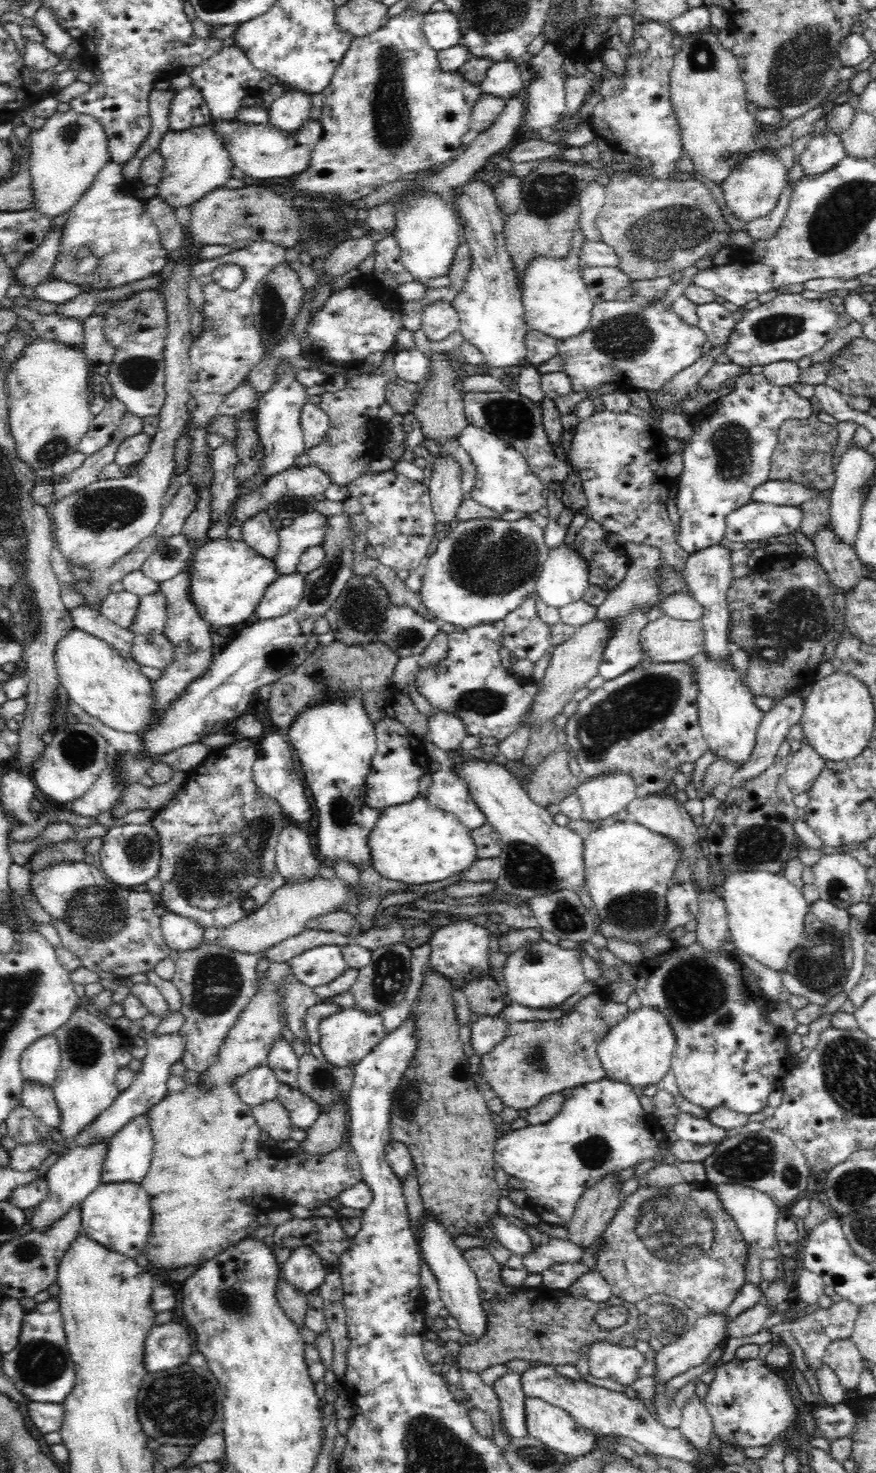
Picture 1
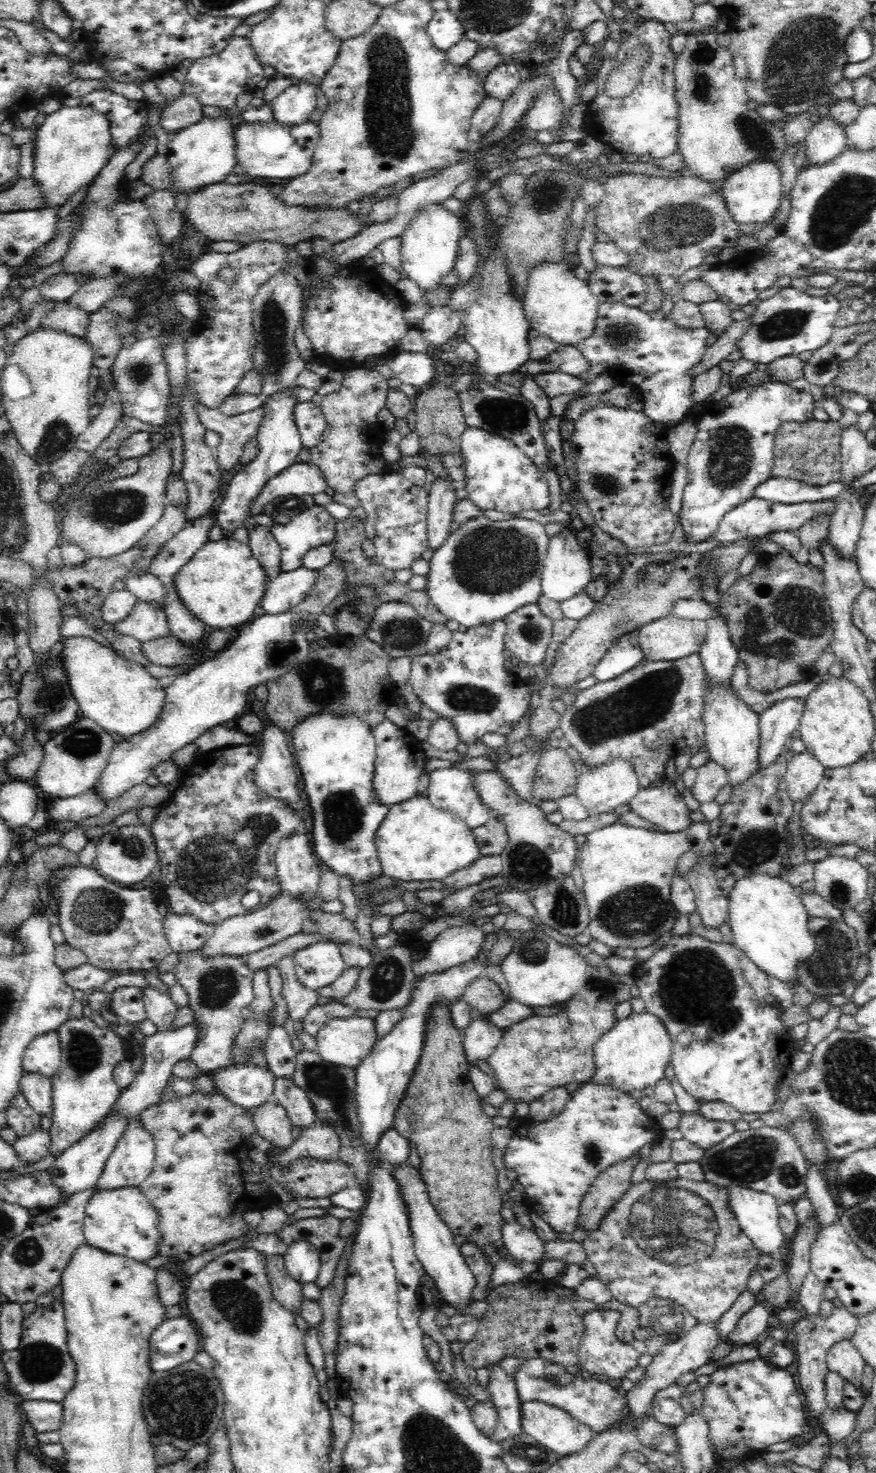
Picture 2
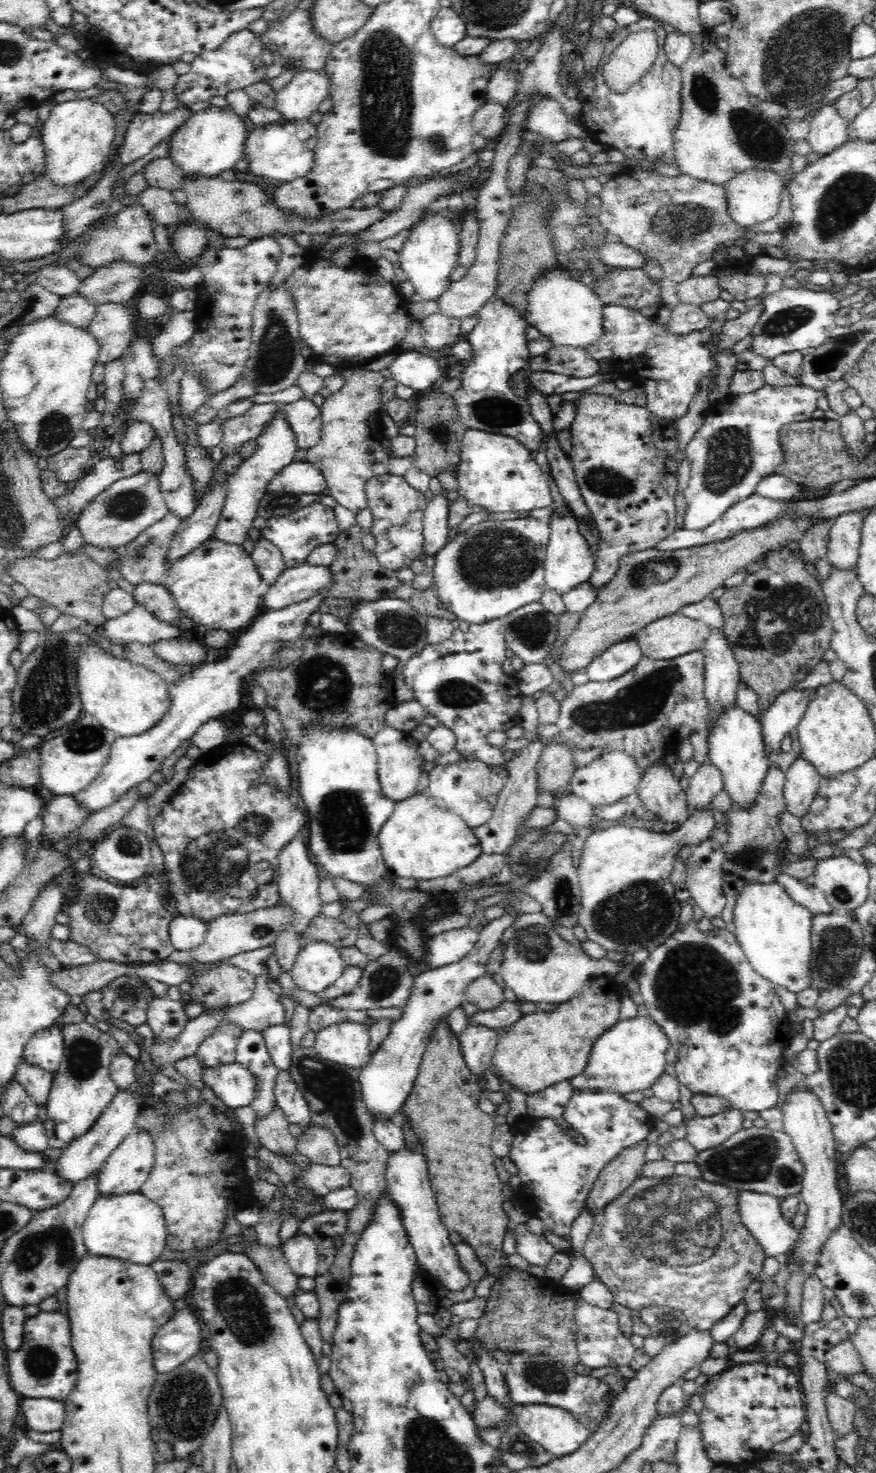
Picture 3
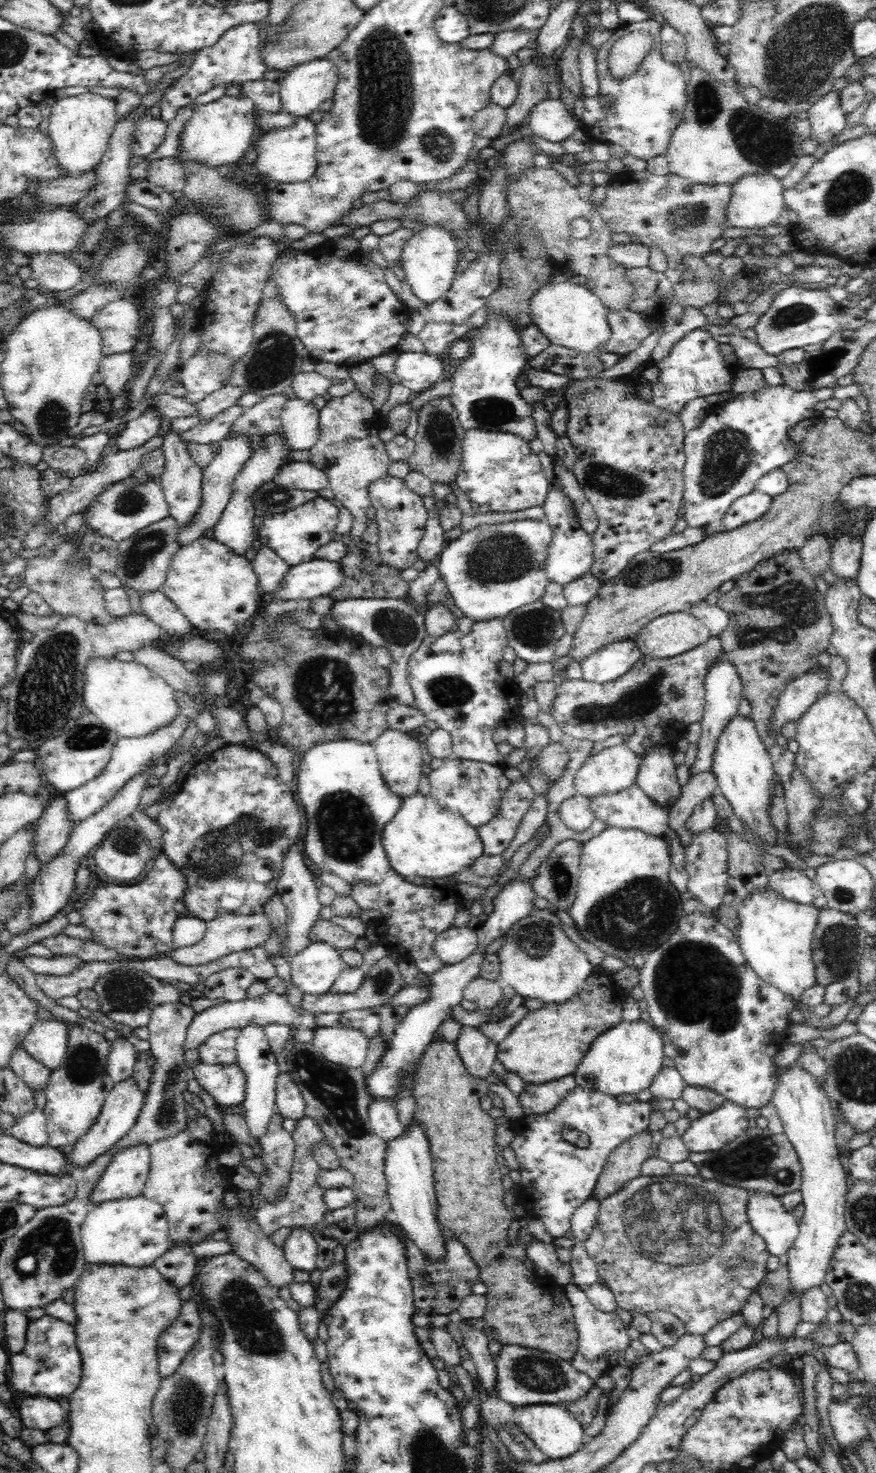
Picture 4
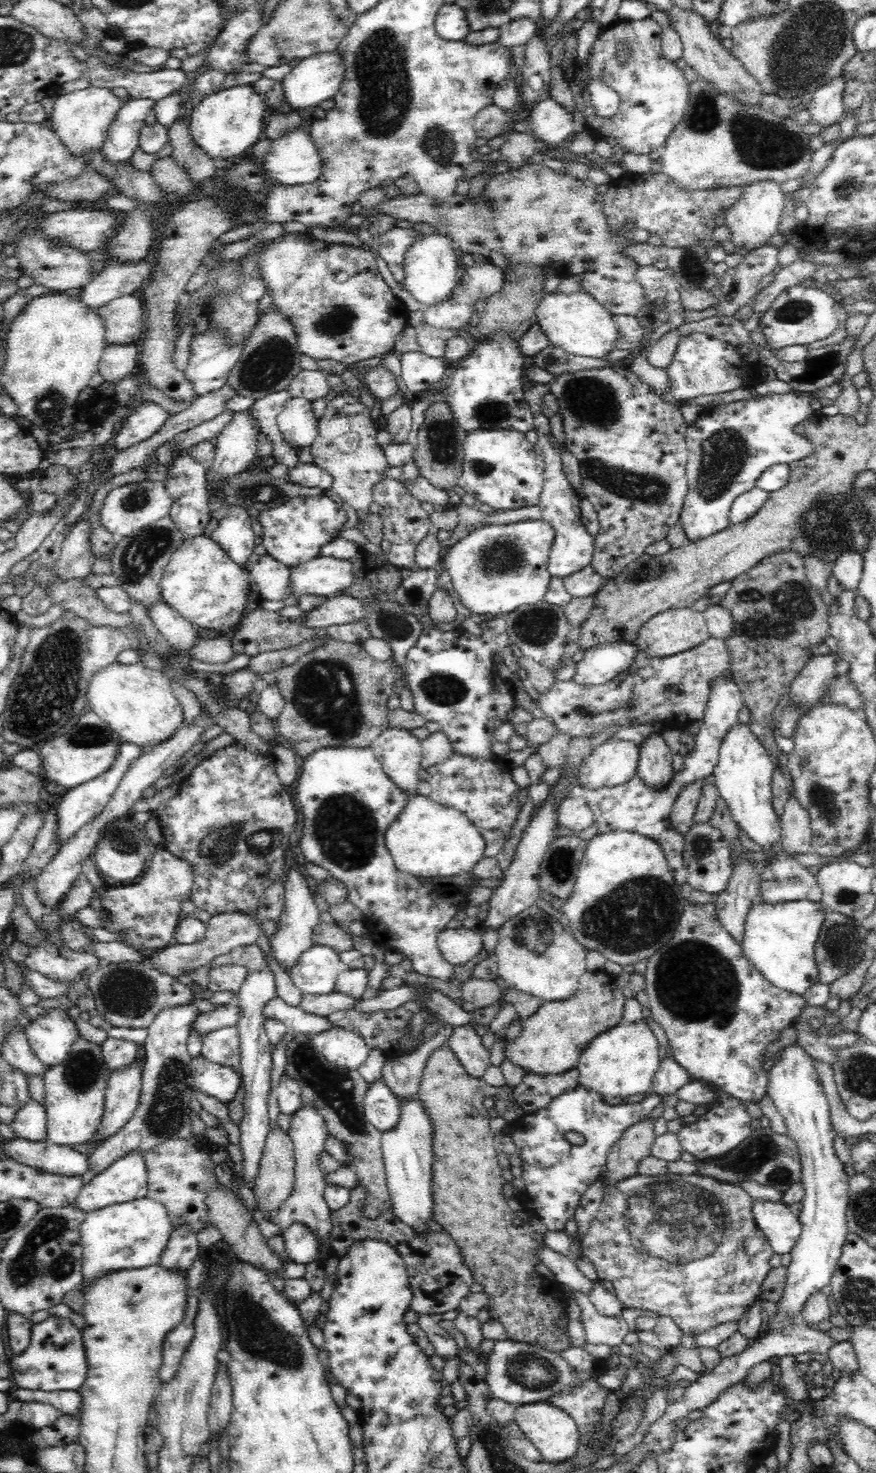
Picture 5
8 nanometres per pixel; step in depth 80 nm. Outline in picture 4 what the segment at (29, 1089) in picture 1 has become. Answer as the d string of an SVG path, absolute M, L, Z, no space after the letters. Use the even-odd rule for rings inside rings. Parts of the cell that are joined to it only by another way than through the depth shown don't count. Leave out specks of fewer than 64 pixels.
M18 1045L17 1049L12 1051L9 1067L24 1079L24 1082L32 1089L32 1092L44 1090L47 1078L51 1073L49 1068L35 1061L34 1058L28 1054L28 1051L24 1049L24 1045Z

